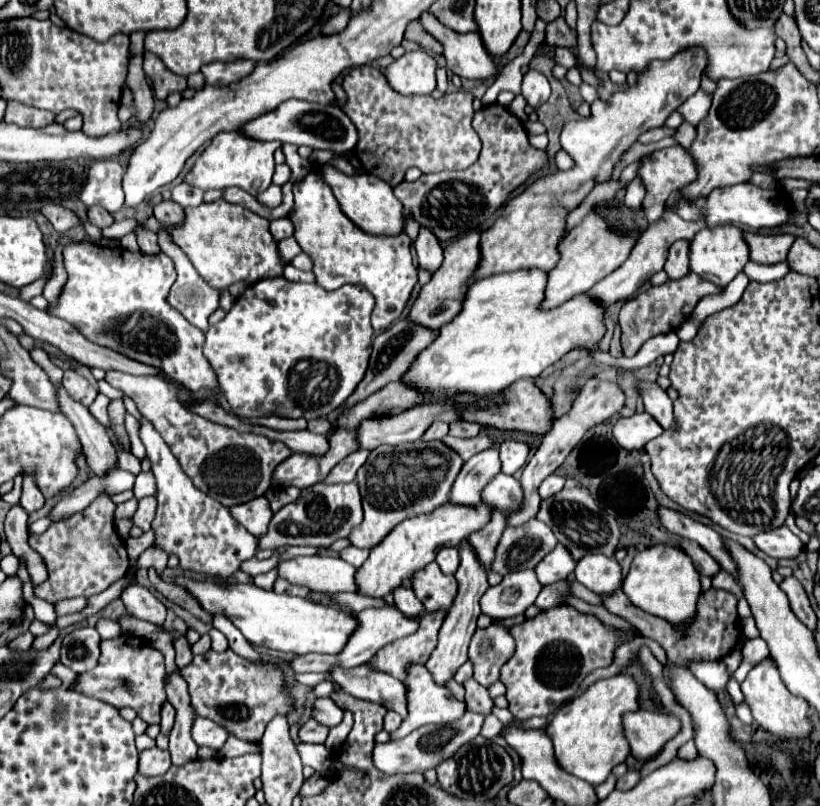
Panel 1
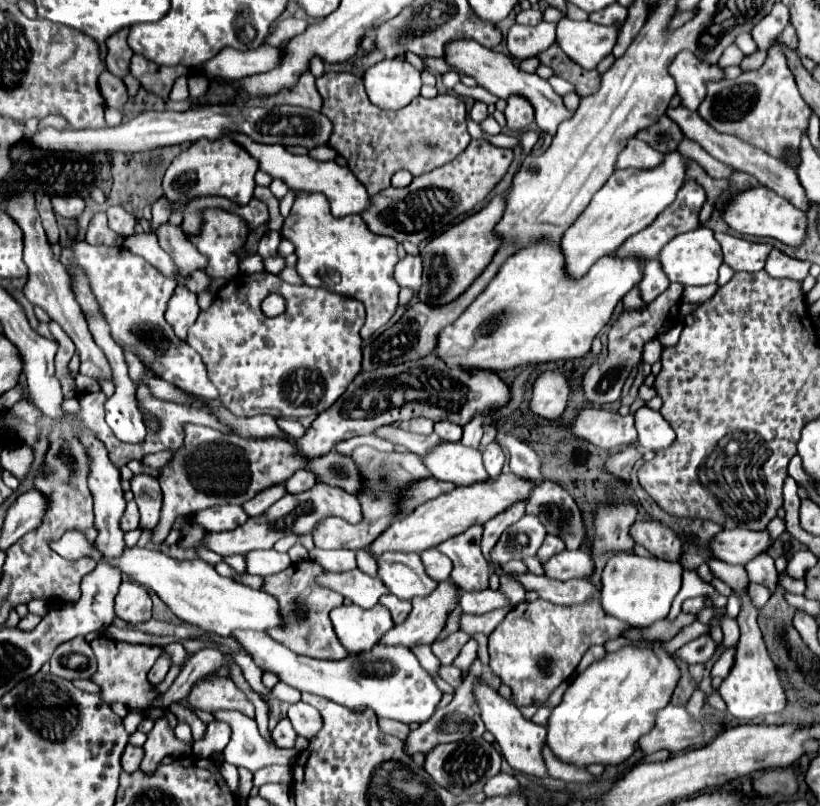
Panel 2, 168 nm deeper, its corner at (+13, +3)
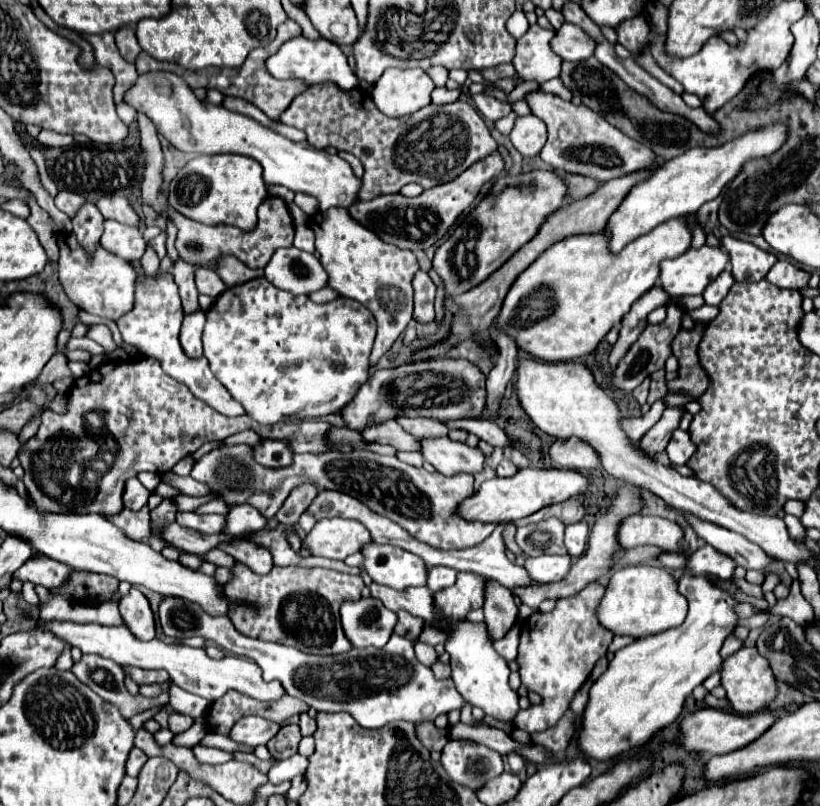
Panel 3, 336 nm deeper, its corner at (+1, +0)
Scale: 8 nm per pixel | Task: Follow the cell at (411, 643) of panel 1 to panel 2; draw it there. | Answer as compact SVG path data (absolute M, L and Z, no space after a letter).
M451 580L439 582L439 586L437 586L431 594L413 598L413 610L411 610L411 614L407 616L407 620L405 620L403 624L391 628L391 630L381 638L381 642L383 642L383 644L389 644L389 646L401 644L401 646L409 646L409 648L419 646L419 644L433 644L433 642L437 640L439 632L445 628L449 614L457 608L459 598L461 598L461 592L459 592L457 584L453 584Z

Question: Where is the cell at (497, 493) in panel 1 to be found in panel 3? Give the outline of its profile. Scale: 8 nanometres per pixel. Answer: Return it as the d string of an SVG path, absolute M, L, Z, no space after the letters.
M431 437L421 441L421 455L443 475L453 477L457 473L481 473L485 467L485 455L479 447L469 447L449 437Z

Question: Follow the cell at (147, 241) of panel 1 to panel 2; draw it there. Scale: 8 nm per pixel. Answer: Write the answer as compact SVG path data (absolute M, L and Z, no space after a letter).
M109 206L105 210L107 218L109 218L109 228L117 234L123 234L123 236L131 236L135 230L135 218L131 214L127 214L121 206Z

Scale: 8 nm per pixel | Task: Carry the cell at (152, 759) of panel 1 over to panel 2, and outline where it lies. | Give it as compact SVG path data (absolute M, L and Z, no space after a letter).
M127 744L127 746L125 746L125 752L123 752L123 756L121 756L121 768L123 768L125 772L129 772L129 774L135 772L135 770L139 770L141 758L143 758L143 748L137 748L137 746Z

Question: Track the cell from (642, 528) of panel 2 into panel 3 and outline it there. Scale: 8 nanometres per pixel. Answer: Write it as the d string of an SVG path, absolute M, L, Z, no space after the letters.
M631 515L621 523L619 543L627 549L655 545L669 553L683 553L683 529L663 517Z

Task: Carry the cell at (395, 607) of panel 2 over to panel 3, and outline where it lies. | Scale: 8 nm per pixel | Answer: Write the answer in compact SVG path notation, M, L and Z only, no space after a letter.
M399 611L397 617L399 617L399 621L395 625L395 633L401 635L401 637L407 637L411 641L415 641L421 635L425 623L419 621L419 617L411 617L409 613L403 613L403 611Z

